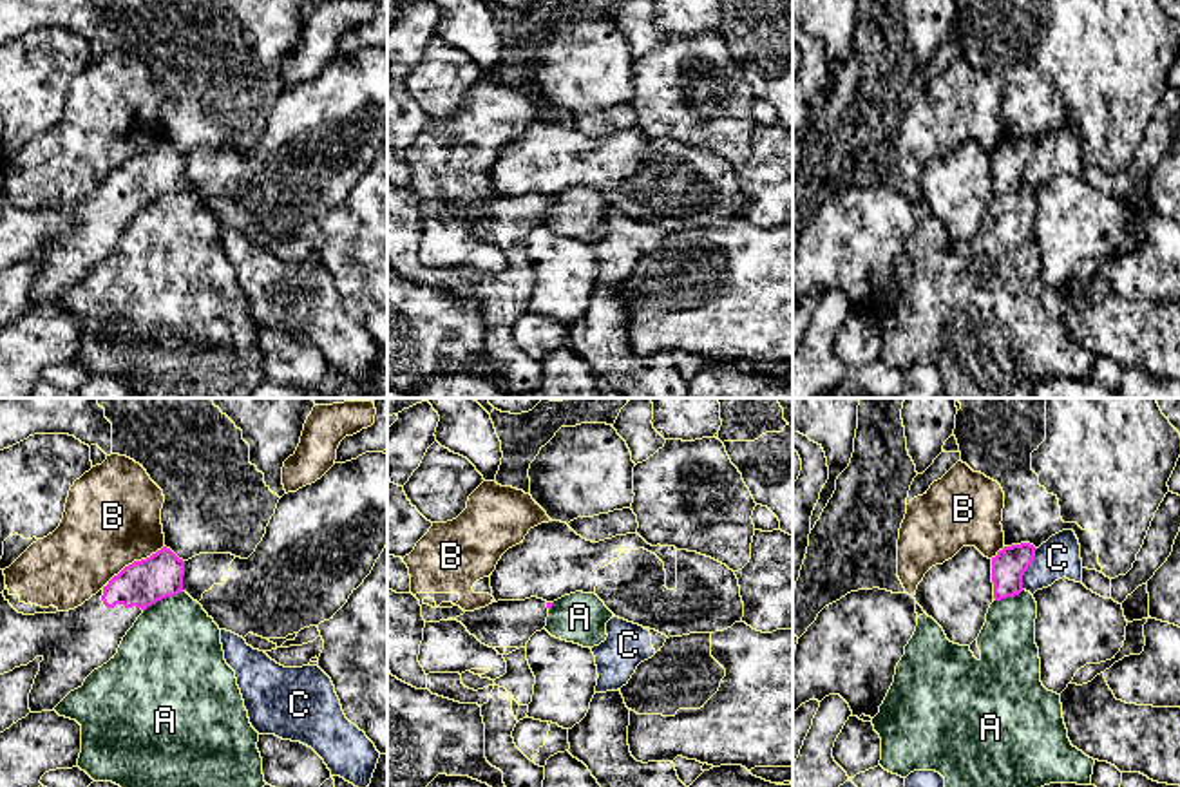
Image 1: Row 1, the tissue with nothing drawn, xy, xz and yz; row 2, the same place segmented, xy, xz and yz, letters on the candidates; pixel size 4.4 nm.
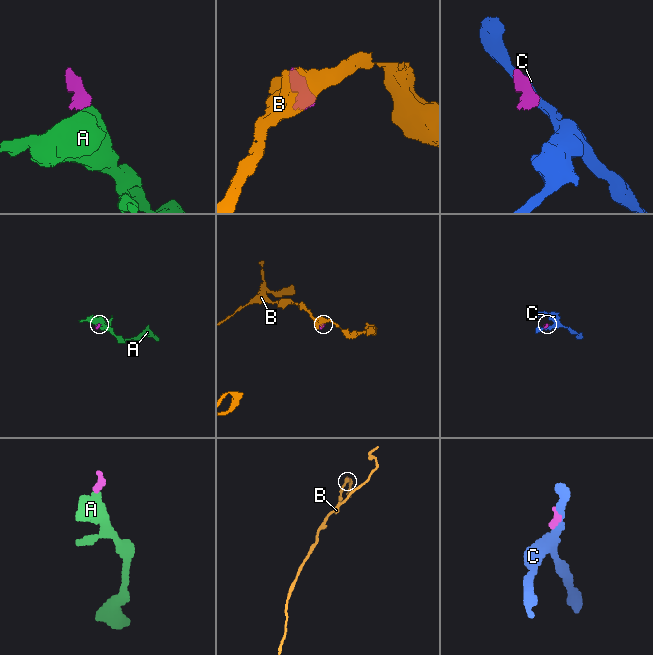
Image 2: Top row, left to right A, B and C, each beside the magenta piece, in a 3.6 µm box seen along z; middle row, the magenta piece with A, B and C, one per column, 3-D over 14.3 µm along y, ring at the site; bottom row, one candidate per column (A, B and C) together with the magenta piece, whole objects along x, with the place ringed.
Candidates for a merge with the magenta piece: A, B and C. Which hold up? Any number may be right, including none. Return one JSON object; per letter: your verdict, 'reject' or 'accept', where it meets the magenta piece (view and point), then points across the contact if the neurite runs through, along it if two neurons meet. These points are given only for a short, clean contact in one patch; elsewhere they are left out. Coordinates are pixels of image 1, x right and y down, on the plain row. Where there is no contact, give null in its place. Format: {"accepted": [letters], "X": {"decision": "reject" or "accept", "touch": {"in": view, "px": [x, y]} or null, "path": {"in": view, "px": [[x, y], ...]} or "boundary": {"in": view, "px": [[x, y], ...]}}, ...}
{"accepted": [], "A": {"decision": "reject", "touch": {"in": "xy", "px": [161, 192]}, "boundary": {"in": "xy", "px": [[181, 185], [158, 194], [143, 205]]}}, "B": {"decision": "reject", "touch": {"in": "xy", "px": [134, 156]}}, "C": {"decision": "reject", "touch": {"in": "yz", "px": [1027, 163]}}}

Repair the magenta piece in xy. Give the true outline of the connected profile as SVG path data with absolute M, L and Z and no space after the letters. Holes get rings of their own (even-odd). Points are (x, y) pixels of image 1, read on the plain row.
M163 141L150 152L125 161L96 190L69 206L24 210L0 188L0 270L42 251L29 288L29 304L54 306L94 264L114 253L123 232L148 201L183 186L183 170L185 156Z

